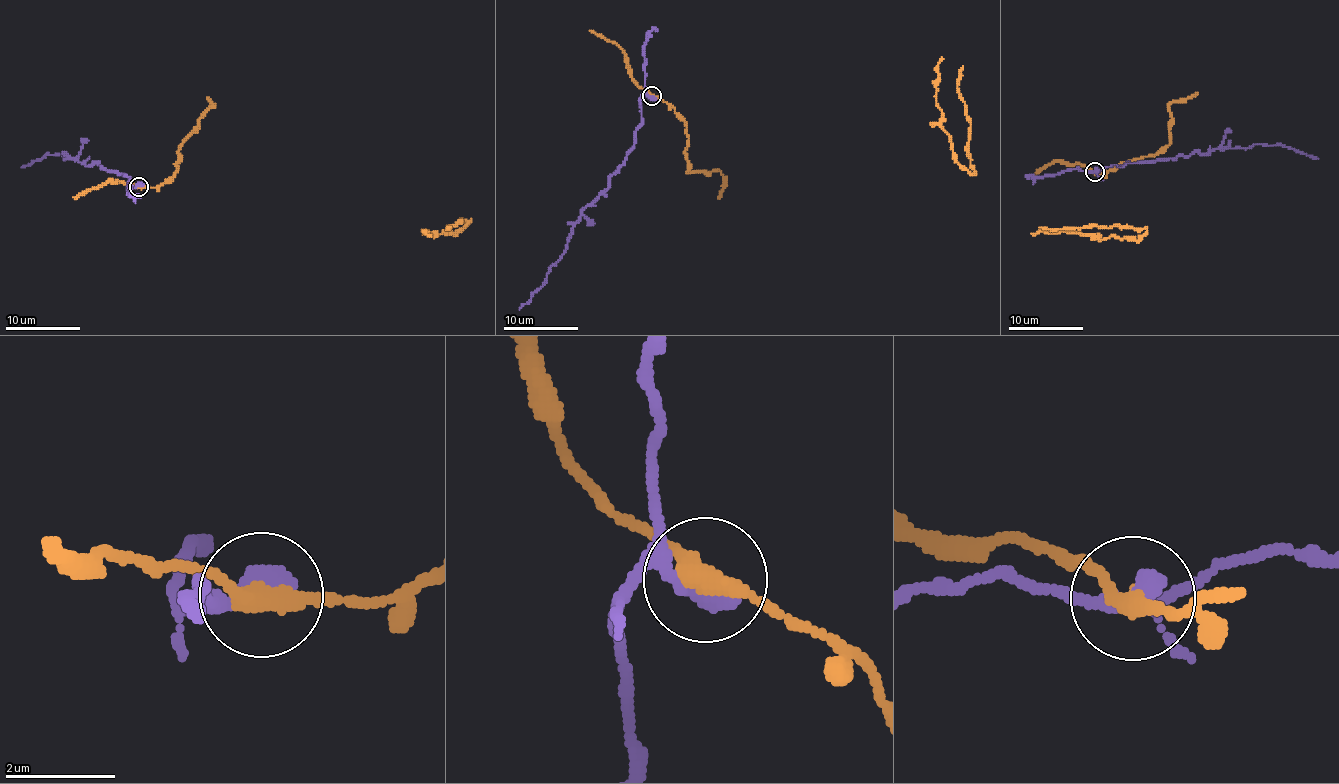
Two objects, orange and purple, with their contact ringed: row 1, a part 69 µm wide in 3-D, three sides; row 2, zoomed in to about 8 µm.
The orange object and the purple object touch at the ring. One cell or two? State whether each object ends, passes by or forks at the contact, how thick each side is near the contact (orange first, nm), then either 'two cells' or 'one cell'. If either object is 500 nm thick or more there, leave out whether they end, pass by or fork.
orange passes by | purple ends | 340/420 nm | two cells

